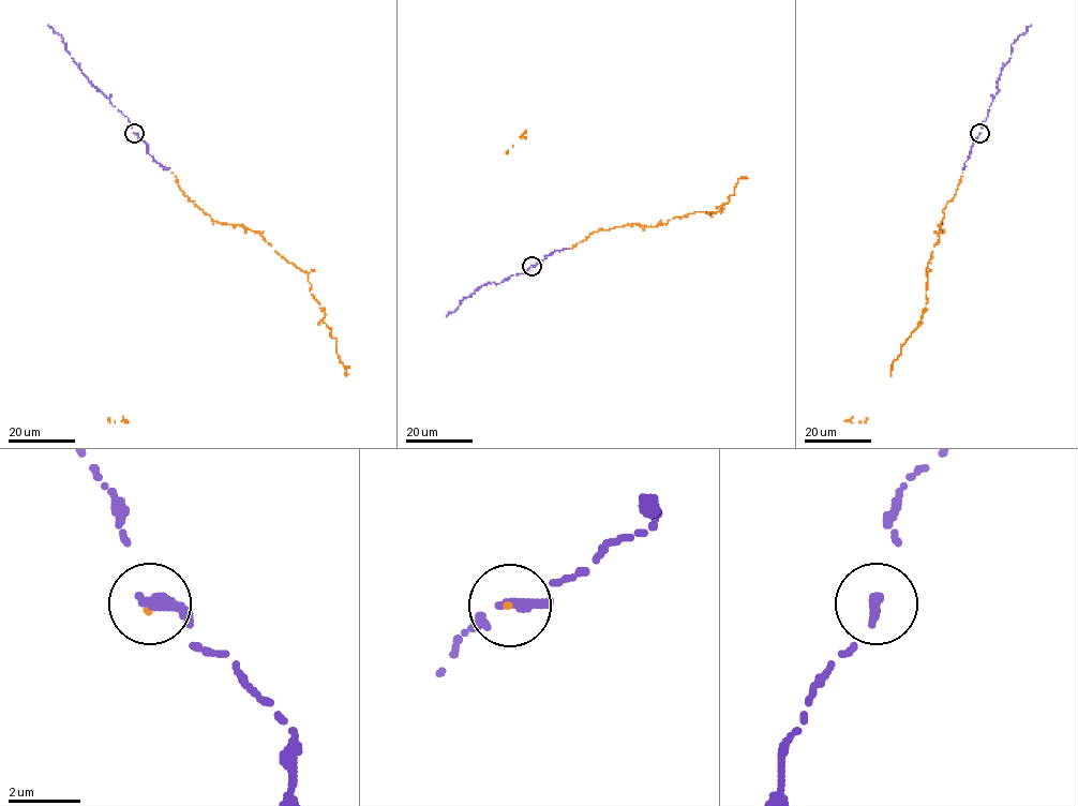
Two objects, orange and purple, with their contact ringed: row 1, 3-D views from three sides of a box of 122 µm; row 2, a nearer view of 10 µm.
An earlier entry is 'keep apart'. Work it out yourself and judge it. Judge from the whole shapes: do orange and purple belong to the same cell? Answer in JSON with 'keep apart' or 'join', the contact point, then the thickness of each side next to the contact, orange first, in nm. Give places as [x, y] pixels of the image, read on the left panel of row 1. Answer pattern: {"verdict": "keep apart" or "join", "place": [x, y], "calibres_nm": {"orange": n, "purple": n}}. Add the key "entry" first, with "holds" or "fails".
{"entry": "fails", "verdict": "join", "place": [134, 133], "calibres_nm": {"orange": 70, "purple": 360}}

